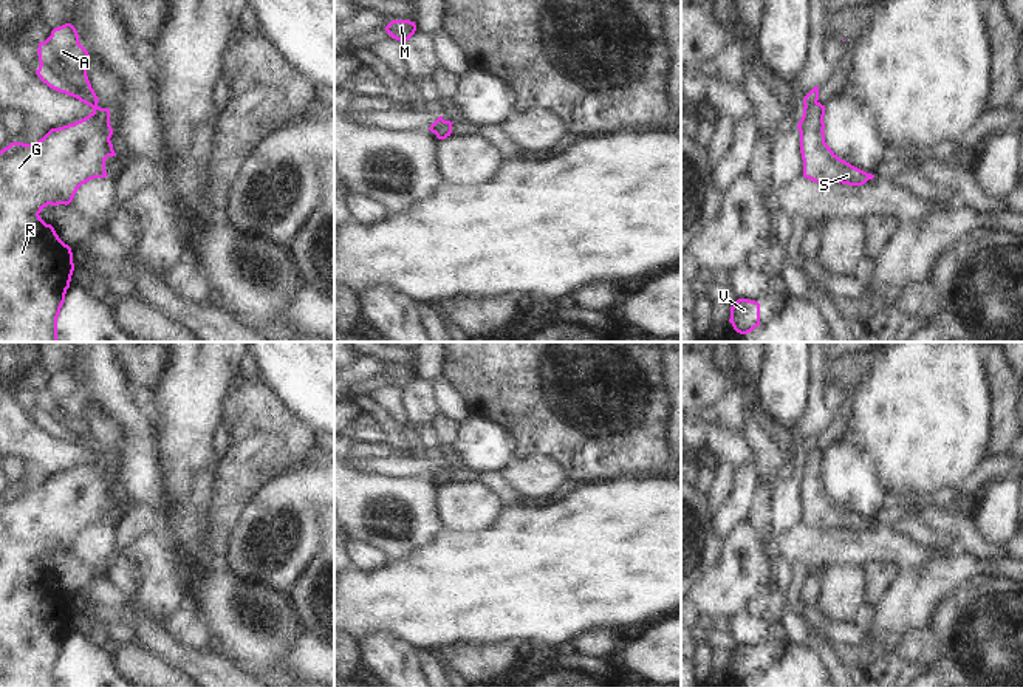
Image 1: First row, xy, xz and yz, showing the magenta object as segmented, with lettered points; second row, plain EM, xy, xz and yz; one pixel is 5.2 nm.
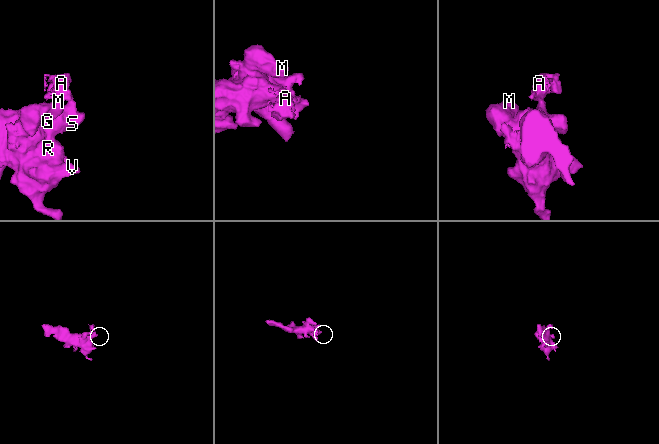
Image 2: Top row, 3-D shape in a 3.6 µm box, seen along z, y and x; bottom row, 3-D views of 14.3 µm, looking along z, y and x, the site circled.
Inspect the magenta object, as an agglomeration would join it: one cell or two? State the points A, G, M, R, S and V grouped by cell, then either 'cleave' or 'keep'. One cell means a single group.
A / G M R S V | cleave

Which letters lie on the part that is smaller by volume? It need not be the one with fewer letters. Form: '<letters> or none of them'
A

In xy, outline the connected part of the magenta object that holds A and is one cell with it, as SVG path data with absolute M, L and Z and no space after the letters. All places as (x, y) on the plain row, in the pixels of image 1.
M65 370L59 374L54 374L51 378L51 382L45 388L39 390L37 401L40 412L36 421L40 424L43 430L46 430L50 435L59 439L65 439L68 443L79 446L91 455L98 452L99 446L94 436L91 435L91 430L87 422L90 401L79 390L79 381L71 370Z

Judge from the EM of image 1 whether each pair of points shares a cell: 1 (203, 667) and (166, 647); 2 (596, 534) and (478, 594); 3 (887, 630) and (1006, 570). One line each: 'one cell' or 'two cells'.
1: one cell
2: one cell
3: one cell

